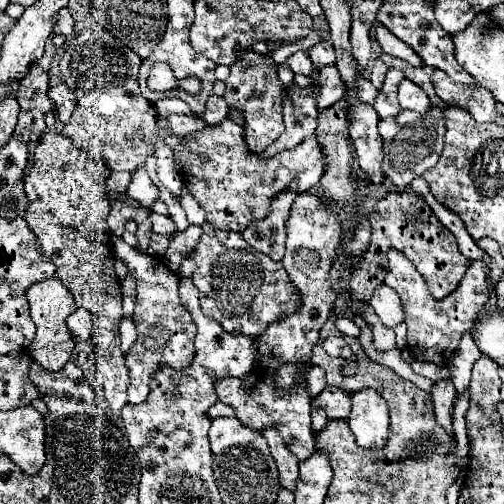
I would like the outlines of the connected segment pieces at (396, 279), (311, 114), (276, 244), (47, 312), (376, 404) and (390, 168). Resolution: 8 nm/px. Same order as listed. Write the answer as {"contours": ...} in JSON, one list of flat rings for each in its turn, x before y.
{"contours":[[[390,249,388,251,388,275,384,279,386,285,396,289,396,293,402,299,406,325,408,325,408,349,414,355,416,361,436,363,438,367,444,367,450,359,450,355,456,351,460,337,474,327,478,311,488,301,488,265,484,259,472,259,466,275,462,277,458,289,448,295,442,301,436,301,424,283,424,277,416,271,414,263,406,259,406,255]],[[294,89,284,91,284,123,286,131,280,135,280,139,270,145,260,157,272,157,284,149,292,149,298,143,302,143,306,137,314,135,316,129,316,99,314,97,302,97]],[[294,187,284,191,282,195,274,197,272,201,272,211,268,217,250,223,242,237,256,247,258,251,266,253,274,261,280,261,284,257,284,239,286,239,286,219,290,215,290,207,296,199]],[[40,281,40,283,36,283,28,289,26,297,28,297,28,303,30,303,32,321,36,325,36,337,34,337,32,345,28,347,28,353,44,369,60,371,62,365,70,359,70,353,74,349,74,339,70,337,64,321,70,313,76,311,76,303,74,303,70,291,60,281]],[[374,389,354,393,348,425,360,449,382,449,390,427,386,401]],[[432,105,426,115,418,115,416,111,400,111,396,117,380,119,378,133,384,139,384,175,400,187,410,185,410,181,422,175,426,169,434,167,440,159,444,147,444,133,446,133,446,109]]]}

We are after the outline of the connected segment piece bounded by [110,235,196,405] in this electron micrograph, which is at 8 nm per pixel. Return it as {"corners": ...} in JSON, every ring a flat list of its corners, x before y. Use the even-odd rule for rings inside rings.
{"corners":[[112,235,110,244,115,257,120,257,128,265,130,273,134,273,134,277,138,279,138,303,132,317,136,323,138,339,126,355,126,367,130,371,128,403,136,405,142,403,142,399,146,399,146,395,150,393,150,375,154,375,158,367,184,369,192,363,196,327,190,319,190,313,178,299,178,273,170,271,166,263,162,263,162,259,130,247,121,237]]}

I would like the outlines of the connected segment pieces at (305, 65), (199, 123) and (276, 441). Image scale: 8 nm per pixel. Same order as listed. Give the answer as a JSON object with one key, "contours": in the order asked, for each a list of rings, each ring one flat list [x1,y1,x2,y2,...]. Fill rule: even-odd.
{"contours":[[[296,51,290,59,288,59,288,65,292,67,292,71,294,73,302,73,302,75,314,75,314,65,310,63,310,57,308,57,308,53,304,53,304,51]],[[172,113,168,117,170,121,170,129,176,133,176,135,188,135,188,133,194,133,194,131,202,131,206,129,206,121,204,119,198,119,198,117,190,117,190,115,178,115,178,113]],[[266,429,264,437,270,445,270,453,272,453,272,457,276,461,276,467,278,467,280,487,288,489,288,491,294,491,296,479,298,479,298,461,296,461,296,457,286,449,282,437,274,429]]]}

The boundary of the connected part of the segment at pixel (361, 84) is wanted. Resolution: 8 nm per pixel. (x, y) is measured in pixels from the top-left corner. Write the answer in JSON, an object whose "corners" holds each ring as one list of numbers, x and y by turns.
{"corners":[[360,77,358,81,356,81,356,93,358,93,358,97,362,99,362,101,366,101,366,103,374,103,374,99,378,97,378,89,372,85,372,81,368,81,368,79,364,79,364,77]]}

